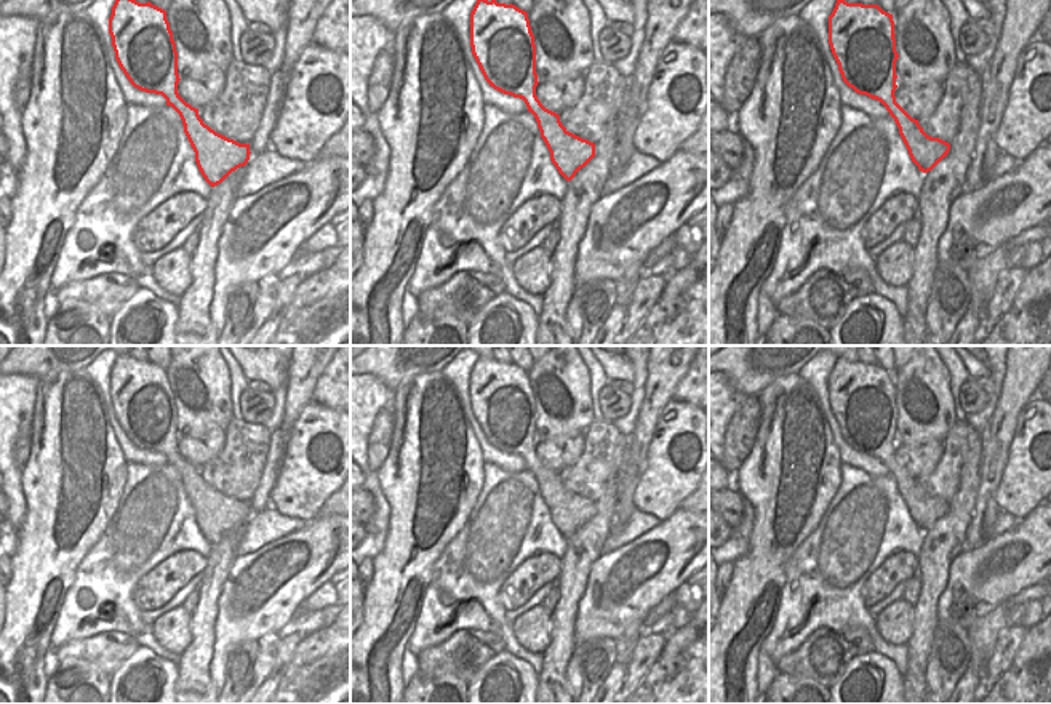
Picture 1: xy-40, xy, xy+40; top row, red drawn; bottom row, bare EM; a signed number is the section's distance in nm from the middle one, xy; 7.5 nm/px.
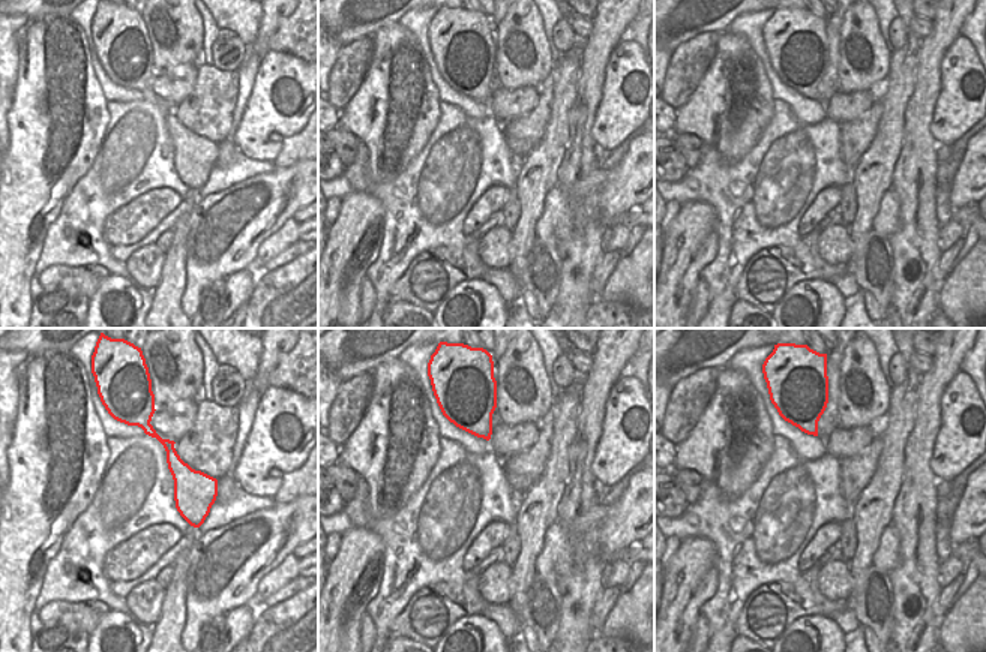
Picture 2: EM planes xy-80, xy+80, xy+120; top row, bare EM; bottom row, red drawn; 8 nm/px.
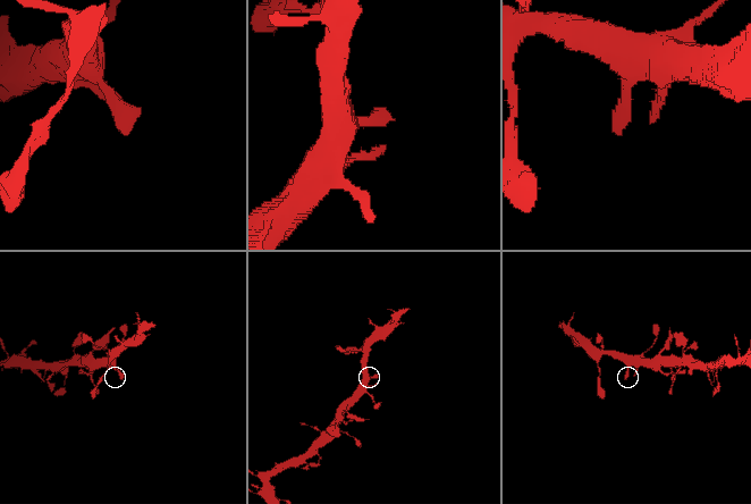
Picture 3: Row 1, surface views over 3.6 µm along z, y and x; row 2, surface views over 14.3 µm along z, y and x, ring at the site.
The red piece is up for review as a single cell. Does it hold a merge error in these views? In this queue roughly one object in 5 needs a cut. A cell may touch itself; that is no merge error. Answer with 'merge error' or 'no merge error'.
no merge error

